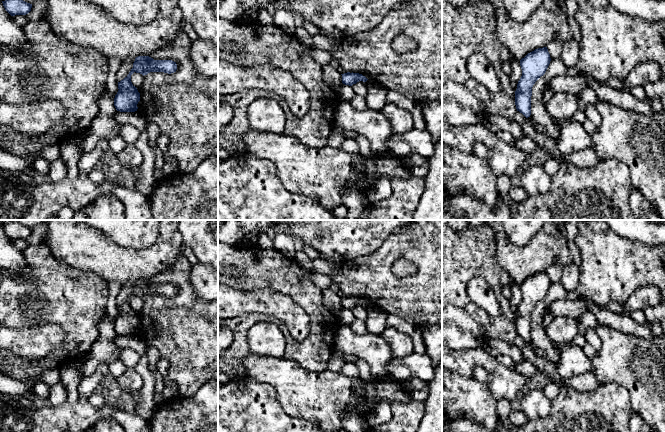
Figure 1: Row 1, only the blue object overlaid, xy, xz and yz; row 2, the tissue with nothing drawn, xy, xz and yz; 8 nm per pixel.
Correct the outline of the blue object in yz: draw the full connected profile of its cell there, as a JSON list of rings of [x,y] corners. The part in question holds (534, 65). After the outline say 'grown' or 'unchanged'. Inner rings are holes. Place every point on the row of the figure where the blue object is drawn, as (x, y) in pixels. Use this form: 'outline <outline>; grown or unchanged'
outline [[[547,47],[535,49],[520,60],[522,76],[515,91],[515,105],[526,118],[531,115],[532,87],[545,74],[550,61]]]; unchanged

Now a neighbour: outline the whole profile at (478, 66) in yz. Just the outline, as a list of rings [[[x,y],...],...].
[[[472,54],[467,60],[467,70],[472,78],[489,91],[493,93],[500,91],[501,84],[497,72],[484,55]]]

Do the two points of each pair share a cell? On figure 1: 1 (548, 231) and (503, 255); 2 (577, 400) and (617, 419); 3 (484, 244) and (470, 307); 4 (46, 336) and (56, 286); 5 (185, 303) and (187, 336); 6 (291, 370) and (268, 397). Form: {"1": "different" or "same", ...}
{"1": "same", "2": "same", "3": "same", "4": "different", "5": "same", "6": "different"}

